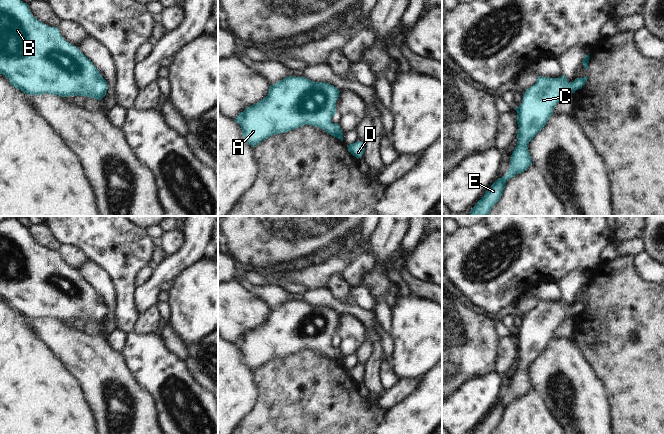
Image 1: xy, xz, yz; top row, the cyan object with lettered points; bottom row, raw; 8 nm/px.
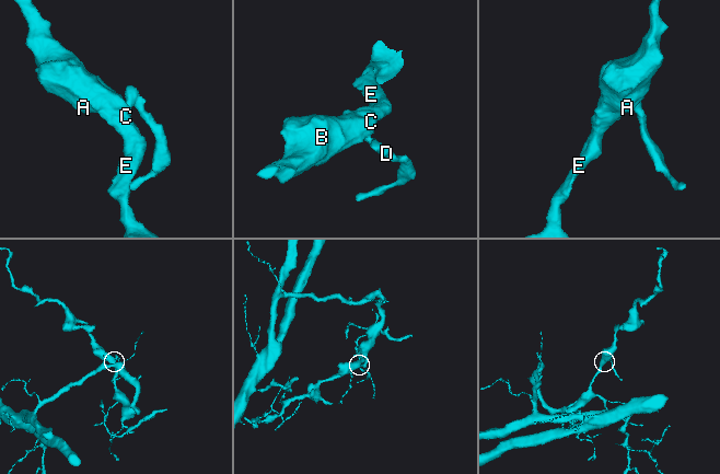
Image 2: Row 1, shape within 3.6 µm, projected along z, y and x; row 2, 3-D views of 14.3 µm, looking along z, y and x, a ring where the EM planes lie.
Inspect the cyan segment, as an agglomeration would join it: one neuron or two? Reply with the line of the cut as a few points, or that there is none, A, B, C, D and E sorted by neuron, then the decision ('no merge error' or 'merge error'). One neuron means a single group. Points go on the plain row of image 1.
no cut; A B C D E; no merge error

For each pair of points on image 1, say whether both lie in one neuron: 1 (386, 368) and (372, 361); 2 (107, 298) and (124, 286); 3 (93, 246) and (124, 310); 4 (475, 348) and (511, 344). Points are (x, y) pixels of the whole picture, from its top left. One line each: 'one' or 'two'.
1: two
2: two
3: one
4: two

